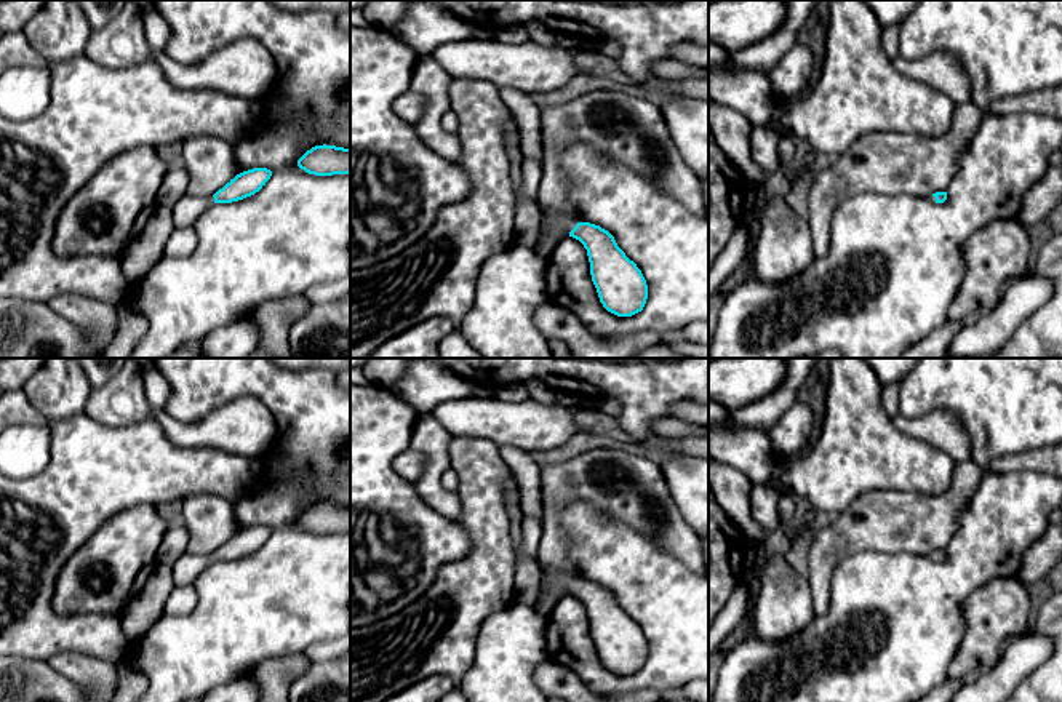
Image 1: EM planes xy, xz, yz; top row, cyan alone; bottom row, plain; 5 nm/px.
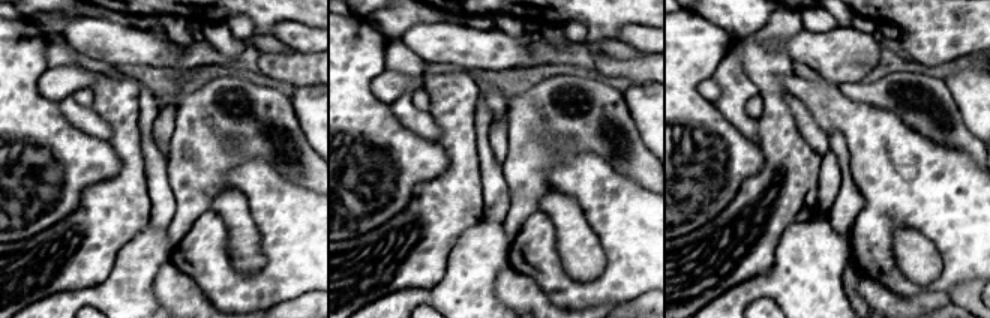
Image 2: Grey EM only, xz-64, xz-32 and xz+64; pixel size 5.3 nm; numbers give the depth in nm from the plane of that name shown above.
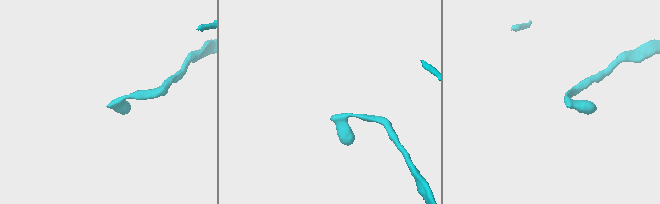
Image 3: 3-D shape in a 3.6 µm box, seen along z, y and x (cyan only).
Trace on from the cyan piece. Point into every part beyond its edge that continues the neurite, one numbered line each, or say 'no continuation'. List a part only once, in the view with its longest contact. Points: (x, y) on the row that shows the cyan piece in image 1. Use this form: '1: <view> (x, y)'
1: xz (550, 224)

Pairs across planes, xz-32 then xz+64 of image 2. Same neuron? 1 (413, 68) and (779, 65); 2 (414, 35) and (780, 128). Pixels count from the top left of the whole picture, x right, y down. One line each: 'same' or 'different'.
1: different
2: different

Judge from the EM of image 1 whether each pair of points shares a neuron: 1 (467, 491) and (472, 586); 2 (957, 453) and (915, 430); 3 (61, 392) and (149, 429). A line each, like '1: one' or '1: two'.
1: one
2: one
3: two

